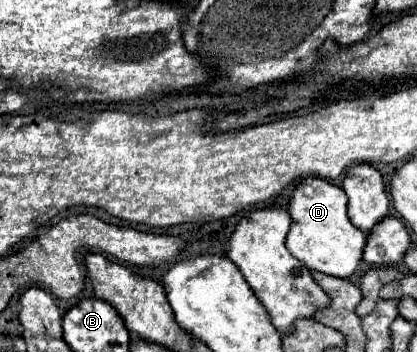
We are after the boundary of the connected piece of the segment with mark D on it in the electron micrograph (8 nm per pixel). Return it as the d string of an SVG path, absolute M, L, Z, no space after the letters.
M301 179L293 191L289 215L293 217L293 225L287 235L287 249L307 265L307 269L339 279L349 279L359 269L367 237L351 223L347 215L347 195L341 187L325 179Z

